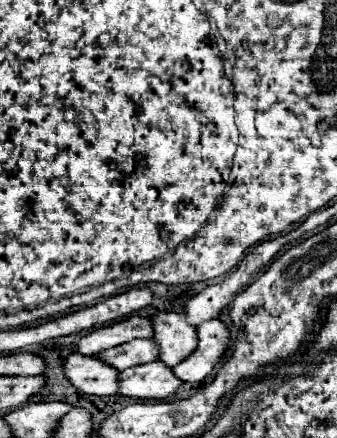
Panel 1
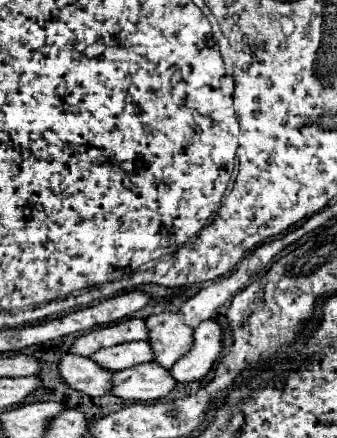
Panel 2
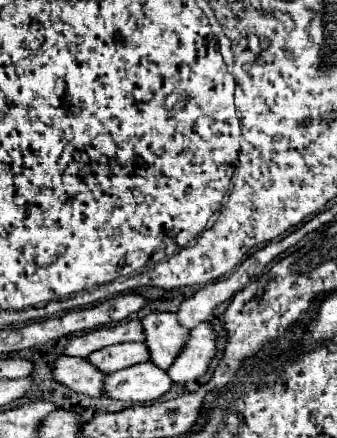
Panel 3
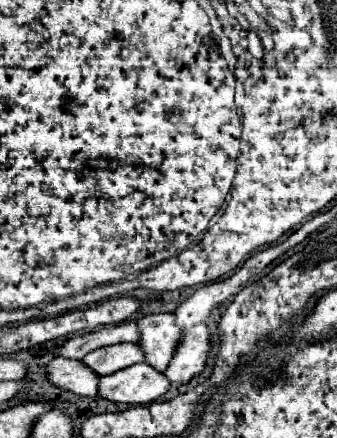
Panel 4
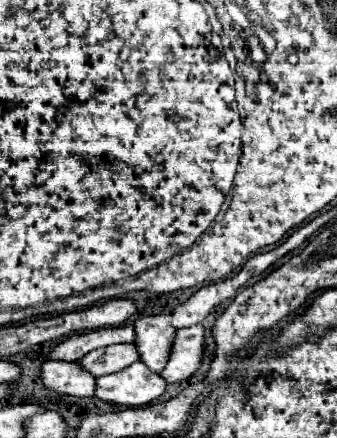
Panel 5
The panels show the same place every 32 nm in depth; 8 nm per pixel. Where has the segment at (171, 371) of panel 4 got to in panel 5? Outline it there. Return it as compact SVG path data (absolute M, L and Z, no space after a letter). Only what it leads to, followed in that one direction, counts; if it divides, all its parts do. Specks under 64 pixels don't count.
M202 324L182 328L176 334L170 360L160 376L168 382L182 382L196 374L202 366L206 350L206 328Z

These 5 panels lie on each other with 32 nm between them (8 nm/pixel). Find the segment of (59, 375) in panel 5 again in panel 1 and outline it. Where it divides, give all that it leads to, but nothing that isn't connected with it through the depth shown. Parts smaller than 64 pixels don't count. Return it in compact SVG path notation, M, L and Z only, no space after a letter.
M70 354L64 362L64 372L68 380L84 394L112 396L116 394L116 384L120 384L120 372L108 368L98 356Z

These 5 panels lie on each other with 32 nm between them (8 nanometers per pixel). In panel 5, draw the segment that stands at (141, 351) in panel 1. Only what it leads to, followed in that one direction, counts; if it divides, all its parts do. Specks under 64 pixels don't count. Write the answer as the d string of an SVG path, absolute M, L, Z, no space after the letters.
M114 344L108 348L96 348L96 350L88 352L88 356L84 356L80 360L80 364L92 376L100 378L104 374L118 372L118 370L122 370L138 360L140 360L140 356L136 356L134 344Z

